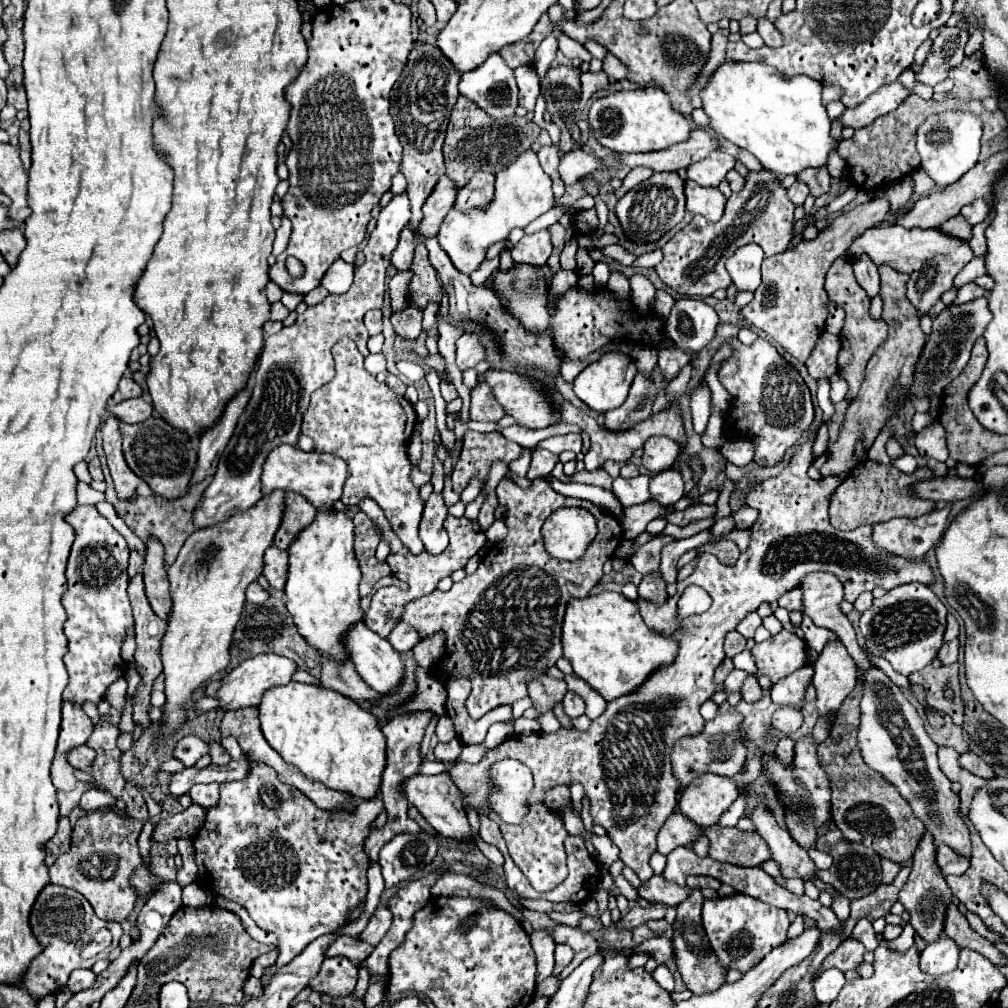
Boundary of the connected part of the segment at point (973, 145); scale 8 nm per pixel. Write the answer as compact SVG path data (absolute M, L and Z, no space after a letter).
M946 111L940 115L930 115L918 127L916 149L922 157L922 169L938 187L948 187L956 183L966 171L970 171L980 155L980 137L982 137L982 121L964 111Z

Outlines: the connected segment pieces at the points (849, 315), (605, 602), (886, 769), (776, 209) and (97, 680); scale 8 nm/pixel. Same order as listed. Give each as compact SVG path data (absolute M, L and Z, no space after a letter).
M846 255L838 257L838 261L834 261L834 265L830 267L828 275L826 275L826 291L832 303L840 305L846 311L846 321L844 321L844 329L840 333L840 341L842 341L842 349L838 355L838 373L848 381L848 395L846 399L852 401L858 391L860 385L864 381L864 369L868 359L874 355L874 351L878 349L878 345L882 345L882 341L886 341L886 333L888 333L888 325L884 319L872 319L870 317L870 297L866 297L866 291L858 285L854 273L852 273L852 263Z
M602 591L570 601L562 625L562 649L574 667L574 675L584 679L606 701L612 701L634 691L660 665L672 663L678 645L650 631L634 601L628 601L622 593Z
M878 667L858 669L858 681L864 685L864 697L860 703L860 727L858 727L858 749L866 765L878 771L890 781L900 795L910 803L914 817L918 817L926 831L946 843L962 857L972 857L972 841L966 825L958 817L958 795L952 793L952 781L942 773L938 765L938 745L930 739L924 729L924 719L918 715L914 705L902 693L902 689Z
M762 169L750 171L744 179L746 183L742 191L730 195L726 211L718 223L706 223L706 219L694 215L694 219L664 245L664 259L656 265L656 273L674 291L690 297L706 297L716 289L726 289L732 281L730 275L724 273L724 263L742 245L756 243L764 249L766 257L788 247L792 239L794 203L780 185L780 177Z
M78 505L72 513L66 515L66 521L74 527L76 539L74 539L70 559L68 559L68 569L66 569L68 591L64 593L64 597L70 597L70 599L66 603L68 619L64 623L64 635L68 637L68 653L64 657L64 663L70 673L70 683L64 689L62 697L64 697L64 701L76 703L76 705L84 705L86 701L98 705L100 701L104 701L106 689L114 681L118 681L126 671L126 663L120 655L120 649L126 639L126 631L130 627L134 627L132 609L130 609L130 601L128 601L128 593L126 593L128 545L126 545L126 539L110 525L110 521L106 517L102 517L98 513L98 509L92 505Z

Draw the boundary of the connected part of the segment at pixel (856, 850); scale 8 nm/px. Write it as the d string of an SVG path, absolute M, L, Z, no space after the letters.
M834 833L818 837L816 849L824 851L824 853L830 853L834 857L834 865L828 871L820 871L818 877L822 881L826 881L826 883L832 883L850 901L870 895L880 885L880 879L882 879L880 857L872 849L868 849L868 847L864 847L860 843L846 843L842 835L834 835Z

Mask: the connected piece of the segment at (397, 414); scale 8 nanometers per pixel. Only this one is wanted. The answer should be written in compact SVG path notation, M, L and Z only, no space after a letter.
M340 339L332 355L336 361L336 377L312 393L304 413L302 433L312 437L316 453L330 453L348 463L348 479L342 493L344 505L356 505L356 501L366 495L372 497L386 513L406 549L410 549L410 553L424 553L419 537L424 502L410 480L411 464L406 455L416 419L412 421L404 407L412 405L396 397L386 383L378 383L374 375L366 373L364 357L352 339Z

